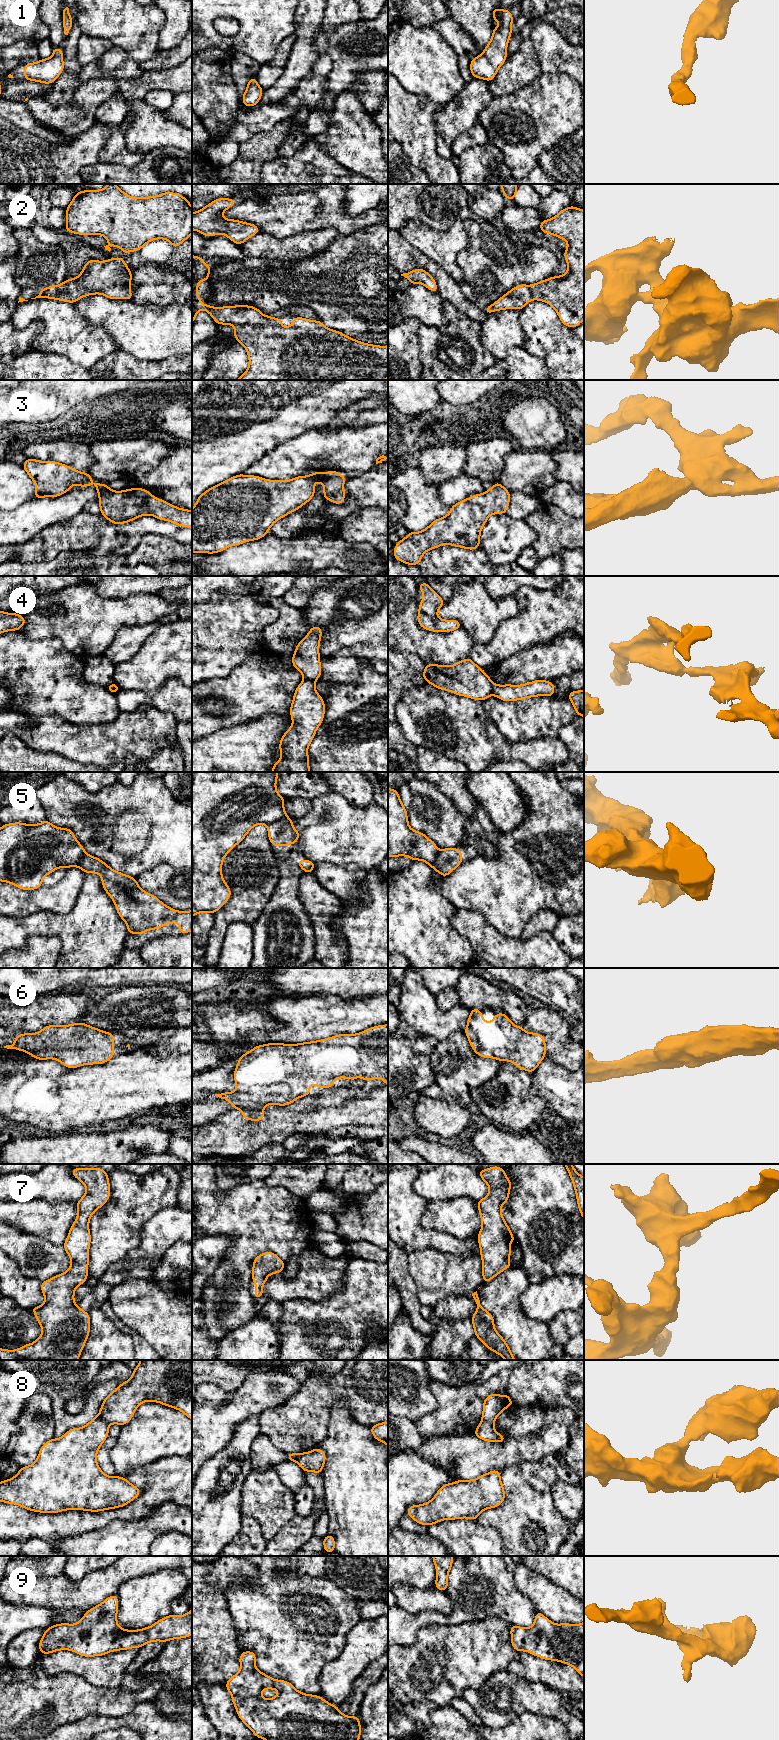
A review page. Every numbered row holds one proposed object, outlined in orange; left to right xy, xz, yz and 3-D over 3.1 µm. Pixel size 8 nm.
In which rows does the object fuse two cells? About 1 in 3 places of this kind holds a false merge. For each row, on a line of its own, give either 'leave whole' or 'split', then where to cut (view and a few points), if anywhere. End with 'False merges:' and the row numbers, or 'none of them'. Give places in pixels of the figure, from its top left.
1: leave whole | no cut
2: leave whole | no cut
3: leave whole | no cut
4: split | xz (305, 678), (314, 681)
5: split | xz (286, 815), (267, 825)
6: leave whole | no cut
7: leave whole | no cut
8: split | xy (98, 1416), (109, 1424)
9: leave whole | no cut
False merges: 4, 5, 8

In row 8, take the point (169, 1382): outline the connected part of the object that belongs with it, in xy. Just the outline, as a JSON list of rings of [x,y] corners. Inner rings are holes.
[[[140,1360],[132,1377],[111,1392],[102,1402],[99,1417],[107,1424],[127,1424],[137,1407],[146,1401],[175,1408],[192,1420],[192,1360]]]

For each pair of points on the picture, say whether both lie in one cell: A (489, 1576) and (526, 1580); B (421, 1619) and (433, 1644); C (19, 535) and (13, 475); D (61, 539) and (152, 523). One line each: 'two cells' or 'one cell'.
A: two cells
B: two cells
C: two cells
D: one cell

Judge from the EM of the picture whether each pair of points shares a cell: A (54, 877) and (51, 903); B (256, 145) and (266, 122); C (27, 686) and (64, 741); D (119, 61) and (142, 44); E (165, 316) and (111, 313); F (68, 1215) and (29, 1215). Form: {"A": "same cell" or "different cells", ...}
{"A": "different cells", "B": "different cells", "C": "different cells", "D": "different cells", "E": "same cell", "F": "same cell"}

